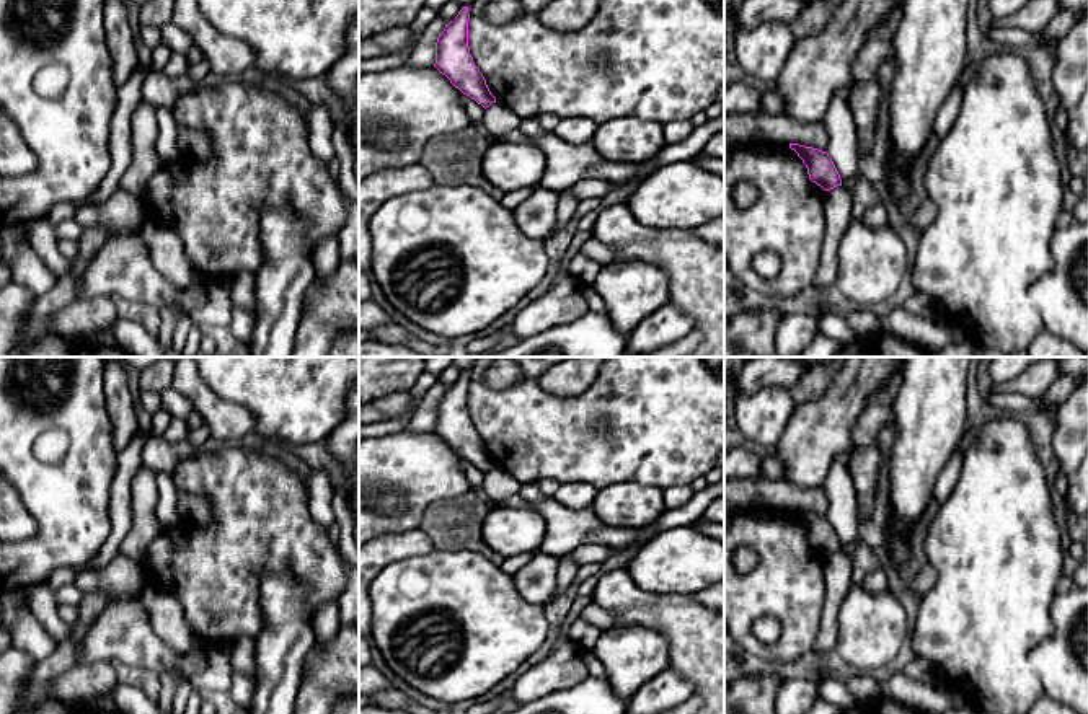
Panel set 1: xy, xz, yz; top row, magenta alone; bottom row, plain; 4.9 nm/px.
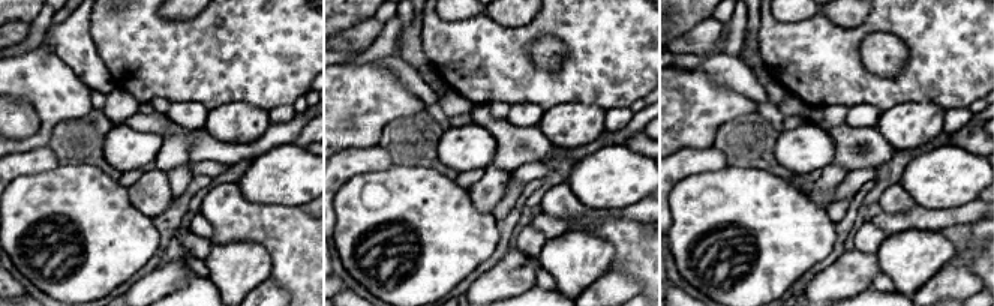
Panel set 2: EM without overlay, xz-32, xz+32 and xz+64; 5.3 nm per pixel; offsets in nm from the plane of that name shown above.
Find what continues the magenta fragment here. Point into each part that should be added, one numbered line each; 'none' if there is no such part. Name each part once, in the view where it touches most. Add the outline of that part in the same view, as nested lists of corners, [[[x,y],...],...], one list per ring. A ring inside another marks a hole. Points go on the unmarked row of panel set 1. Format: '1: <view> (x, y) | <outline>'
1: xz (499, 484) | [[[496,466],[484,474],[481,486],[486,496],[498,505],[501,500],[515,496],[522,489],[522,483],[506,469]]]

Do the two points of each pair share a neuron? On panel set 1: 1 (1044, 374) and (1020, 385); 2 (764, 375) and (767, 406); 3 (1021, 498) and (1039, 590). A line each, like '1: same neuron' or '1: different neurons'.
1: same neuron
2: different neurons
3: same neuron

